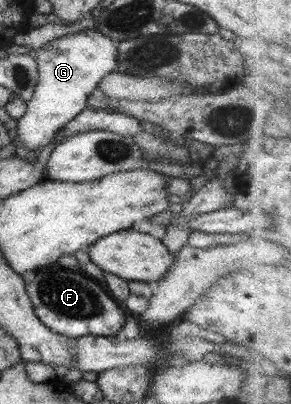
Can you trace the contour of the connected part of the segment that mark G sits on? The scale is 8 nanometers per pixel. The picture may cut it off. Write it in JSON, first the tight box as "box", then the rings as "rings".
{"box":[17,29,119,152],"rings":[[[85,29],[78,34],[51,40],[34,52],[39,73],[38,83],[33,98],[26,102],[28,107],[24,115],[17,120],[18,141],[25,148],[37,152],[46,147],[61,128],[89,108],[87,98],[91,92],[106,74],[117,68],[119,43],[95,30]]]}

